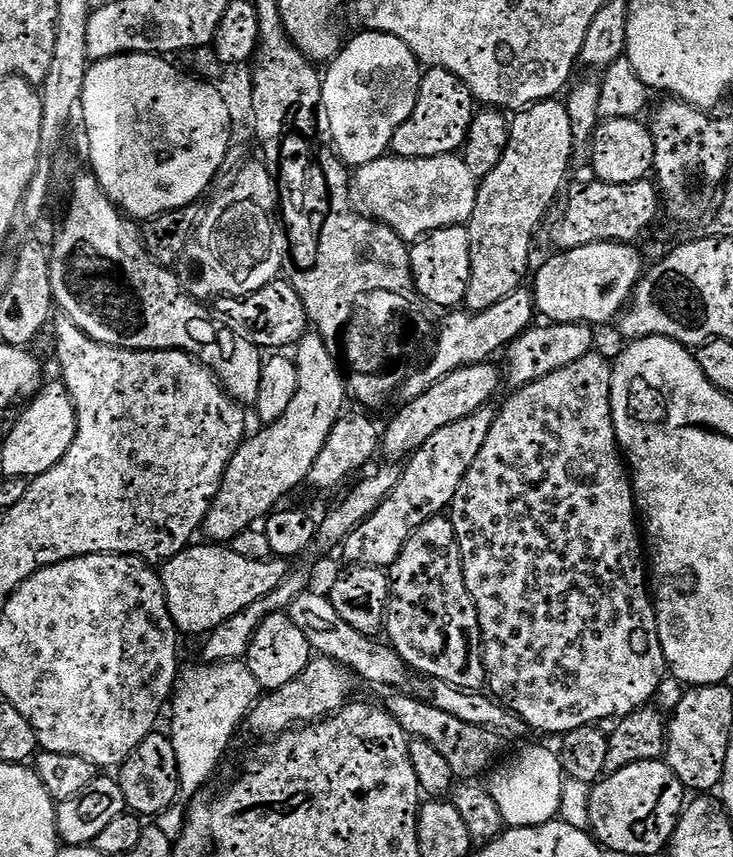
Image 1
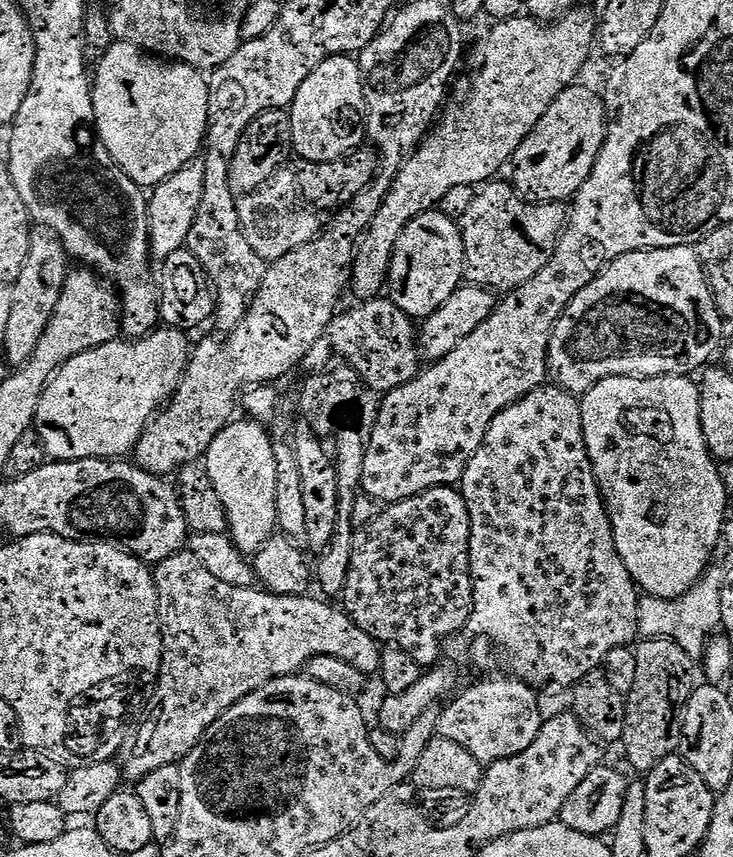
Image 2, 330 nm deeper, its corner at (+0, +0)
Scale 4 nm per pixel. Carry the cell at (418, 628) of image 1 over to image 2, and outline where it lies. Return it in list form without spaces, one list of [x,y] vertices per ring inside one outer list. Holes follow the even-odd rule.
[[[455,487],[431,488],[414,498],[387,505],[368,527],[355,533],[350,574],[342,593],[343,610],[381,645],[406,650],[425,670],[433,667],[441,659],[440,640],[460,633],[472,613],[471,533],[470,510],[463,492]]]

